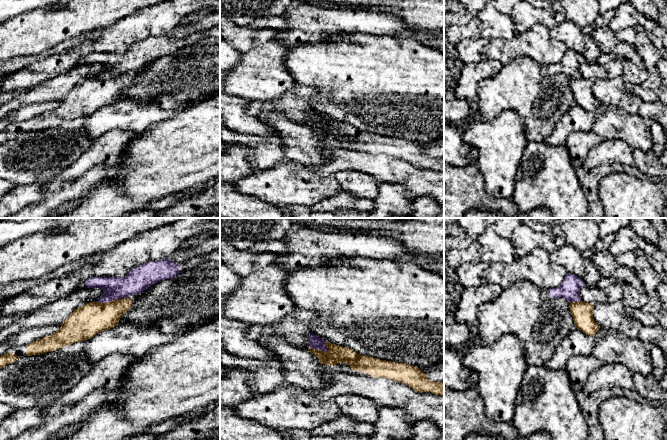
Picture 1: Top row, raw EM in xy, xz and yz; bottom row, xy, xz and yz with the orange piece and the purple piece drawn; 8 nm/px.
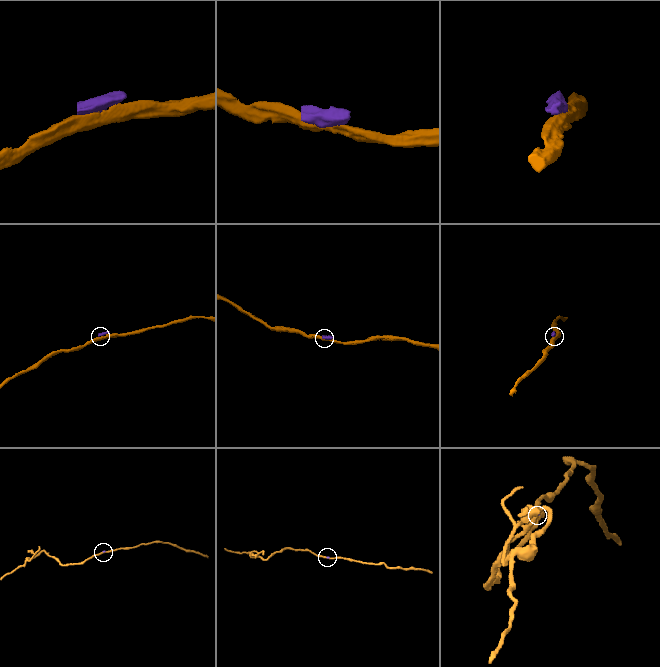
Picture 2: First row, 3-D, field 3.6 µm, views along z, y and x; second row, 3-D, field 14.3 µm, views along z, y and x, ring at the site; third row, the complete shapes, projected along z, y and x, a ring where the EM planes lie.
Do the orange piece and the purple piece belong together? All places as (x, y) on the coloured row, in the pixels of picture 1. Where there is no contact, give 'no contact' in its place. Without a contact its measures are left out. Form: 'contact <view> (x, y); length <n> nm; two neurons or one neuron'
contact xy (112, 300); length 260 nm; two neurons

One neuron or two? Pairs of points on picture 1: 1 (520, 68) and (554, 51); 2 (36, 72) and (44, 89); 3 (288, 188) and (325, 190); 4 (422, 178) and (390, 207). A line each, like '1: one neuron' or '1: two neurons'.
1: two neurons
2: two neurons
3: one neuron
4: two neurons

